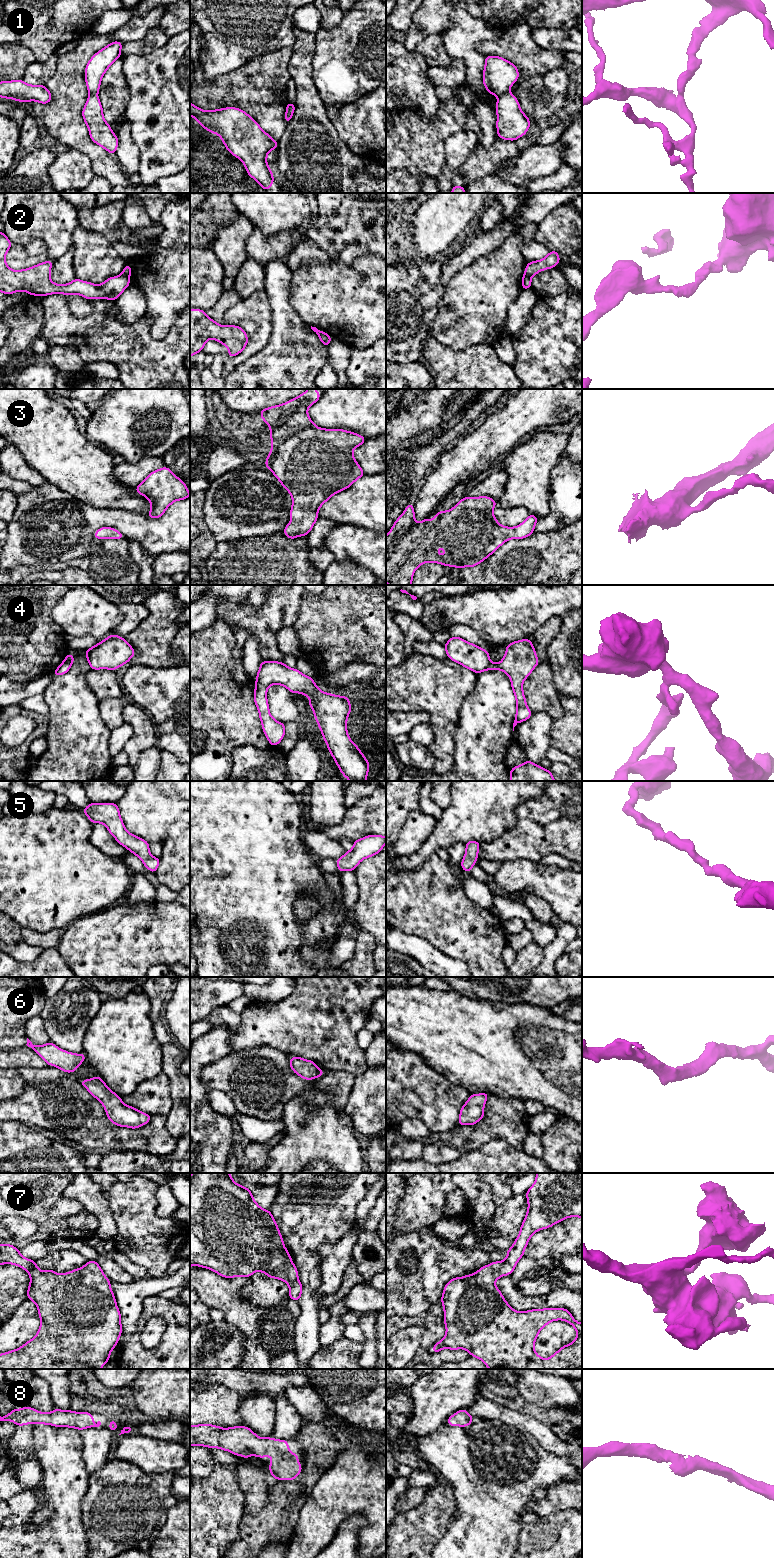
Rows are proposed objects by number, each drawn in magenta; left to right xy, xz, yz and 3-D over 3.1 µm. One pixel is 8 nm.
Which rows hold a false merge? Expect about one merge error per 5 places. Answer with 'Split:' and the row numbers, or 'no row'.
Split: 1, 2, 4

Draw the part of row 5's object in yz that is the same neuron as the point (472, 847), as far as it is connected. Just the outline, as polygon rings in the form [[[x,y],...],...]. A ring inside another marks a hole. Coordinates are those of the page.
[[[467,841],[465,856],[461,861],[463,871],[470,872],[474,864],[477,862],[480,843],[477,841]]]

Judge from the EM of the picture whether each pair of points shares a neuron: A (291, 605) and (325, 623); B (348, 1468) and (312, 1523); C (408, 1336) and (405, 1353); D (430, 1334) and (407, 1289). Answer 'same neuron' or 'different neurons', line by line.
A: different neurons
B: same neuron
C: same neuron
D: different neurons

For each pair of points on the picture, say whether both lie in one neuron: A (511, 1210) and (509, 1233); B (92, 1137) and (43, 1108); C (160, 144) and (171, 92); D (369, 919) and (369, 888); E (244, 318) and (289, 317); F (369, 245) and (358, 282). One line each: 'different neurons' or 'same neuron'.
A: same neuron
B: same neuron
C: same neuron
D: same neuron
E: different neurons
F: different neurons

